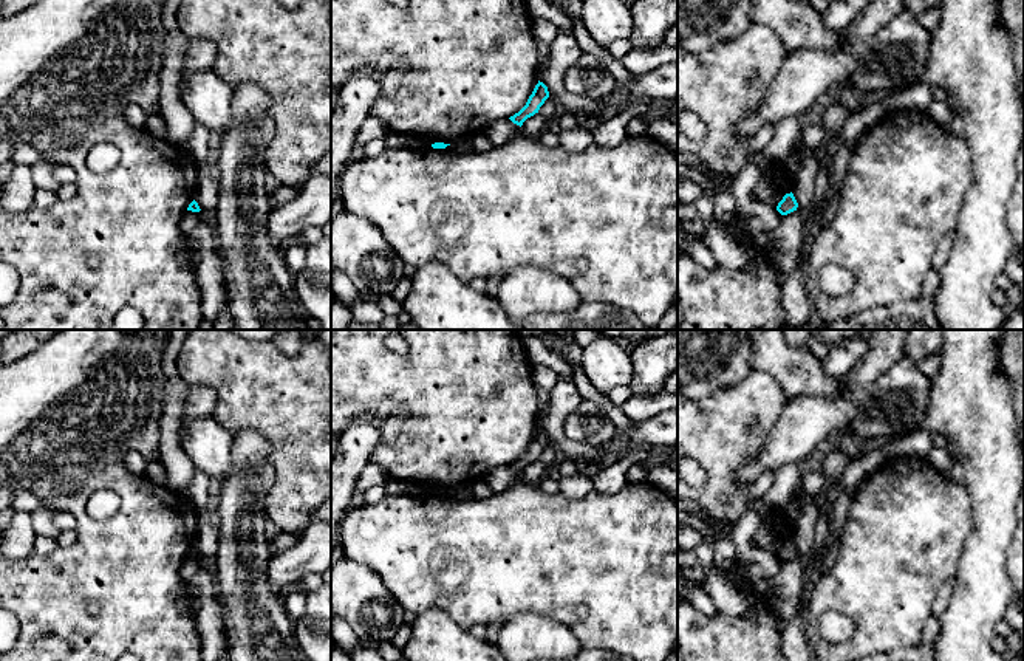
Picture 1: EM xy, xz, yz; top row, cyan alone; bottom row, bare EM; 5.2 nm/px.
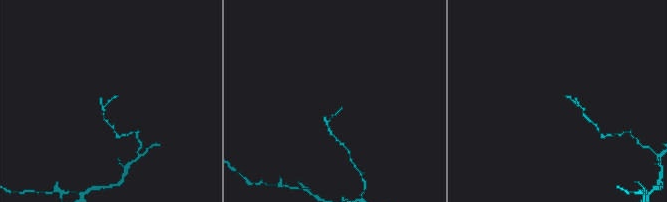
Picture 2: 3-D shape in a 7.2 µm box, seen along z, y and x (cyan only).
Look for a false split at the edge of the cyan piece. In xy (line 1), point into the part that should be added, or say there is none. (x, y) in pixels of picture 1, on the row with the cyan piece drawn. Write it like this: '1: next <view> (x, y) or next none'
1: next none

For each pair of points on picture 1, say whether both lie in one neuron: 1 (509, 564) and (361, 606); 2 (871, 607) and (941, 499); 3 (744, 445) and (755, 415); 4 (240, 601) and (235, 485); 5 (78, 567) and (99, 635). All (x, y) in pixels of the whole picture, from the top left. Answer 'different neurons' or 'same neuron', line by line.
1: different neurons
2: same neuron
3: same neuron
4: same neuron
5: same neuron

